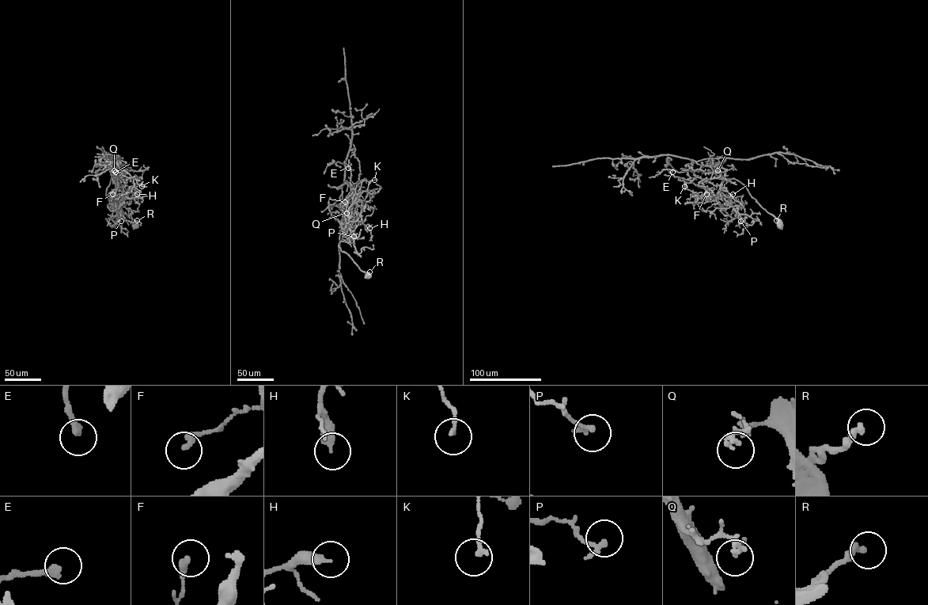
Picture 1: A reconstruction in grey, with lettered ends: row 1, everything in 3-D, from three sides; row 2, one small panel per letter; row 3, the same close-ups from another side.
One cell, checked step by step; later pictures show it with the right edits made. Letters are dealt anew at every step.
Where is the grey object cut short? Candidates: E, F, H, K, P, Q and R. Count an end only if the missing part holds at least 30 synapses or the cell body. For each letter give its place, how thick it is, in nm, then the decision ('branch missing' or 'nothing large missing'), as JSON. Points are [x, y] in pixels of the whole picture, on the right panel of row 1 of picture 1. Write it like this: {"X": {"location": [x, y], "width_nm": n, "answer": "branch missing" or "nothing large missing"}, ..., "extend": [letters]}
{"E": {"location": [672, 172], "width_nm": 300, "answer": "nothing large missing"}, "F": {"location": [706, 194], "width_nm": 280, "answer": "nothing large missing"}, "H": {"location": [732, 194], "width_nm": 380, "answer": "nothing large missing"}, "K": {"location": [684, 186], "width_nm": 180, "answer": "nothing large missing"}, "P": {"location": [740, 221], "width_nm": 200, "answer": "nothing large missing"}, "Q": {"location": [717, 170], "width_nm": 240, "answer": "nothing large missing"}, "R": {"location": [776, 220], "width_nm": 300, "answer": "nothing large missing"}, "extend": []}

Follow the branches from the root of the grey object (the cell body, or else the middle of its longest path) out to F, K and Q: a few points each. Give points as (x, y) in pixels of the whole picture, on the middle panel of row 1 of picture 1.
F: (368, 275), (339, 246), (344, 221), (348, 217), (346, 206), (348, 202), (344, 204), (345, 202)
K: (368, 275), (341, 249), (339, 243), (349, 207), (361, 182), (374, 180)
Q: (368, 275), (339, 246), (346, 213)

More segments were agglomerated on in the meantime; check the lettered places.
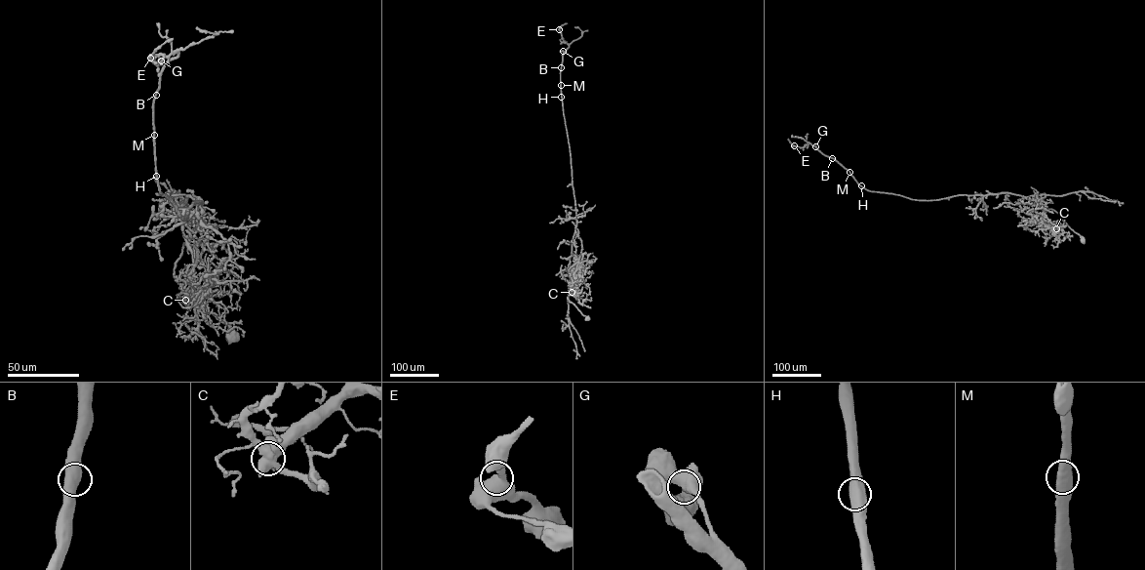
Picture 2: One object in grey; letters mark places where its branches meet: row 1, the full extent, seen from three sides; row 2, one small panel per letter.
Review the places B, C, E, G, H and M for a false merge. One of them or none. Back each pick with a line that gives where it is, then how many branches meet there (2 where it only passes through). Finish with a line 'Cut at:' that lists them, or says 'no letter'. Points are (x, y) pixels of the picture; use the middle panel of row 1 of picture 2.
C: place (572, 292); branches 4
Cut at: C

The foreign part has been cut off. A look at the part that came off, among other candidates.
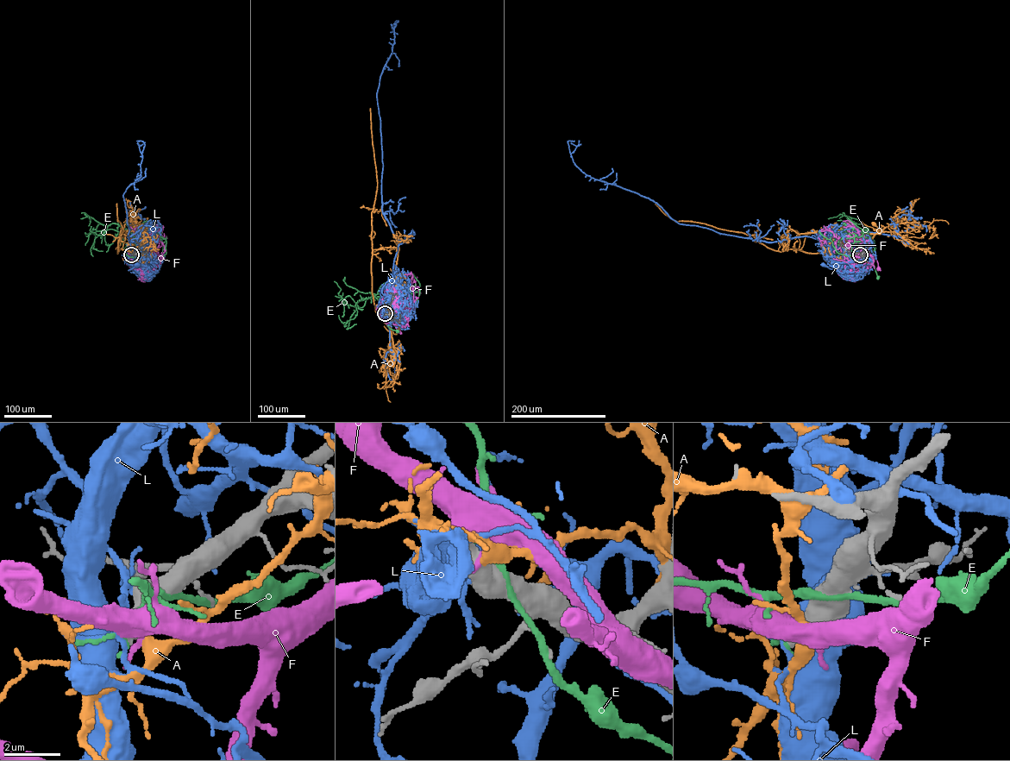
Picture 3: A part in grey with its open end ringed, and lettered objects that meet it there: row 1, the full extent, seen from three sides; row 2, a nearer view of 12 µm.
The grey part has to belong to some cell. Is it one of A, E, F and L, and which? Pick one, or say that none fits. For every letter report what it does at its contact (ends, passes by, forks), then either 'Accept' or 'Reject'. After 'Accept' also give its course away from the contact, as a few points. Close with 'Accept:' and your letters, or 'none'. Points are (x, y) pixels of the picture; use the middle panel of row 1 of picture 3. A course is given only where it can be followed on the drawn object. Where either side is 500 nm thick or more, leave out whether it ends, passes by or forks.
A: Reject
E: Reject
F: Reject
L: Reject
Accept: none

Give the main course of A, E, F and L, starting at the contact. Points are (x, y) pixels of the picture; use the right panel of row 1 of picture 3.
A: (860, 254), (847, 242), (847, 235), (880, 234), (881, 229), (874, 224)
E: (859, 254), (850, 249), (842, 233), (843, 229), (850, 245), (865, 246), (878, 277)
F: (860, 254), (866, 243), (862, 237), (859, 248), (876, 259), (878, 268)
L: (860, 254), (857, 248), (851, 246), (841, 270), (823, 265)

